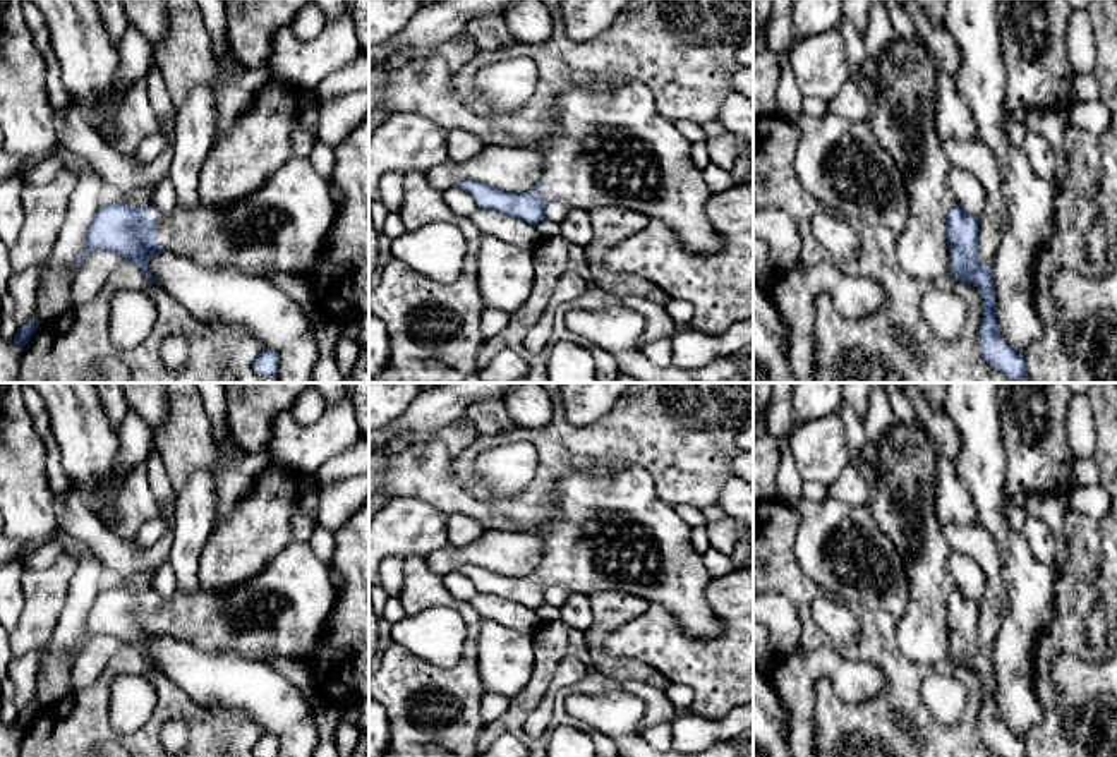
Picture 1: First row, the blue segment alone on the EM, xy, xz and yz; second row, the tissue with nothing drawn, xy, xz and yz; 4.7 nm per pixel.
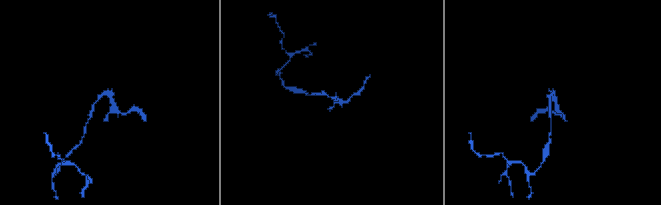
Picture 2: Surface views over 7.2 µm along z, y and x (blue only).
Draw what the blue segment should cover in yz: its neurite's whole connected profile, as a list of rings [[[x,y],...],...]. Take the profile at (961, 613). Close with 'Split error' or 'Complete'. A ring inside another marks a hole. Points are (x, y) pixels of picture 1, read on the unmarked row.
[[[954,589],[947,597],[945,618],[951,659],[981,676],[983,702],[978,728],[983,743],[999,757],[1028,757],[1024,742],[1014,736],[999,718],[992,654],[978,642],[978,603]]]. Complete

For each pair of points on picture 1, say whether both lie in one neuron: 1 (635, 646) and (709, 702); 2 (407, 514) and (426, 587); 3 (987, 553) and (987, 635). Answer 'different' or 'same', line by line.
1: same
2: different
3: same

